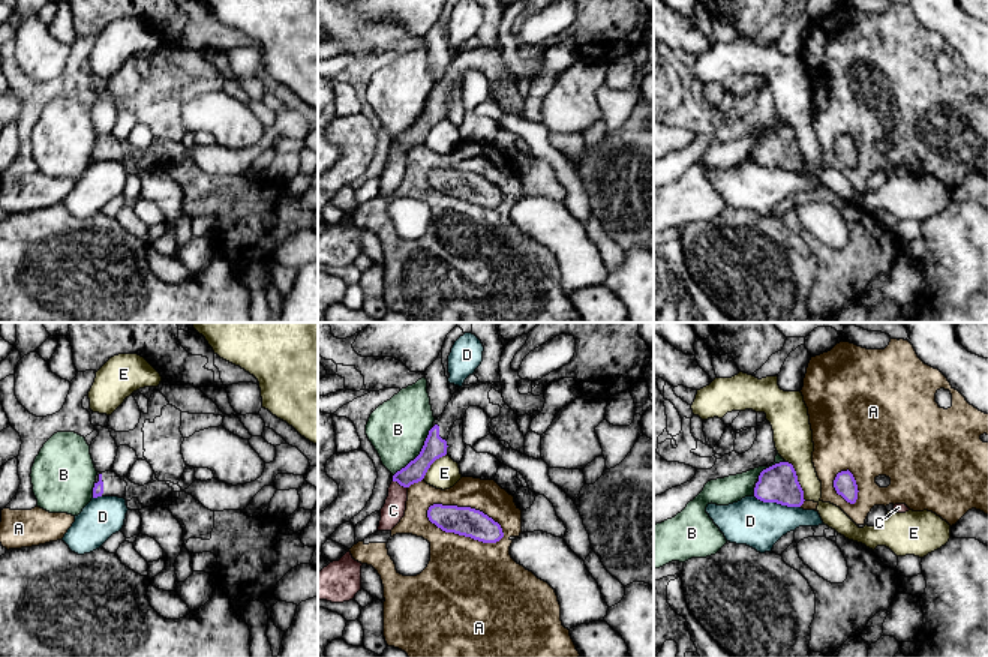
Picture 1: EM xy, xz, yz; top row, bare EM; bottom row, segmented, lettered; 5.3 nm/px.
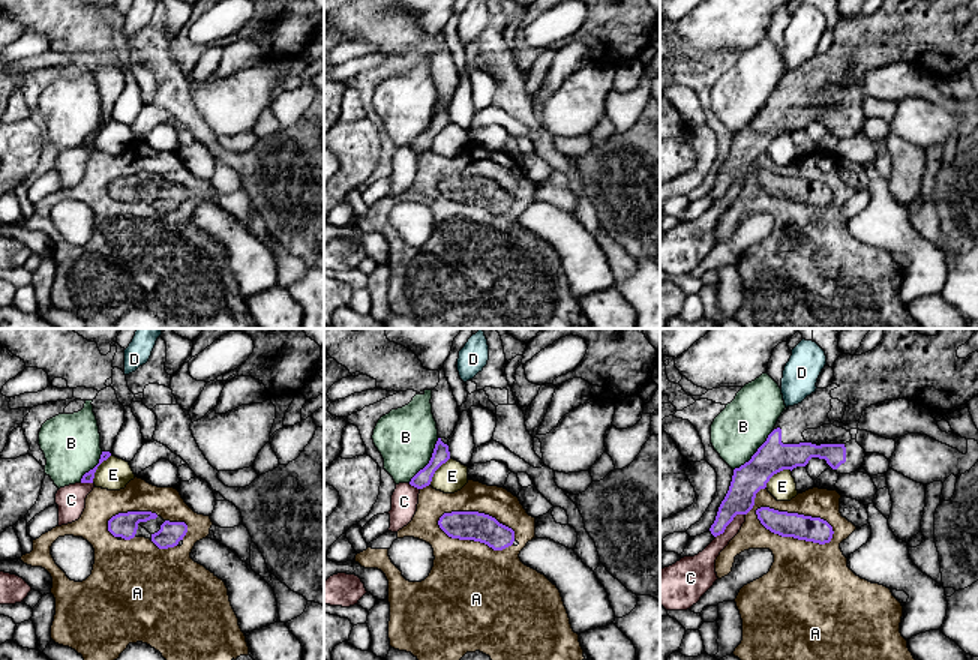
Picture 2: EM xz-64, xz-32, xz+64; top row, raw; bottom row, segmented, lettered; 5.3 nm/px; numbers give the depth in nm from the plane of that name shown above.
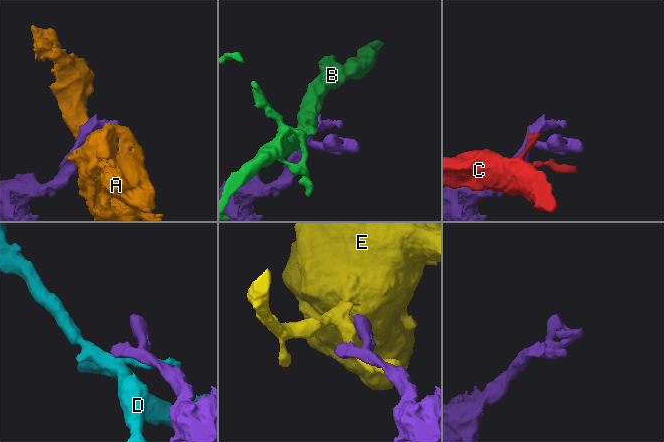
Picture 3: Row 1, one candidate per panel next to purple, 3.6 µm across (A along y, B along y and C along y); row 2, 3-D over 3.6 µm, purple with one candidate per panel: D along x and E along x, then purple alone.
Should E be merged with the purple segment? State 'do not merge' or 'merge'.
do not merge

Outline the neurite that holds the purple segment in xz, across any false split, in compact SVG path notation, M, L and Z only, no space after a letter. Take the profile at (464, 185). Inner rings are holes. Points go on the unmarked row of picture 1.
M433 168L427 174L427 182L445 196L471 201L483 207L496 207L504 201L498 186L471 171Z

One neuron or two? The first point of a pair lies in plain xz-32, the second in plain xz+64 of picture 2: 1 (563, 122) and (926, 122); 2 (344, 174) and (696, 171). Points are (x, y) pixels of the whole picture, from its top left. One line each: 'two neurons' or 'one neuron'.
1: one neuron
2: one neuron

